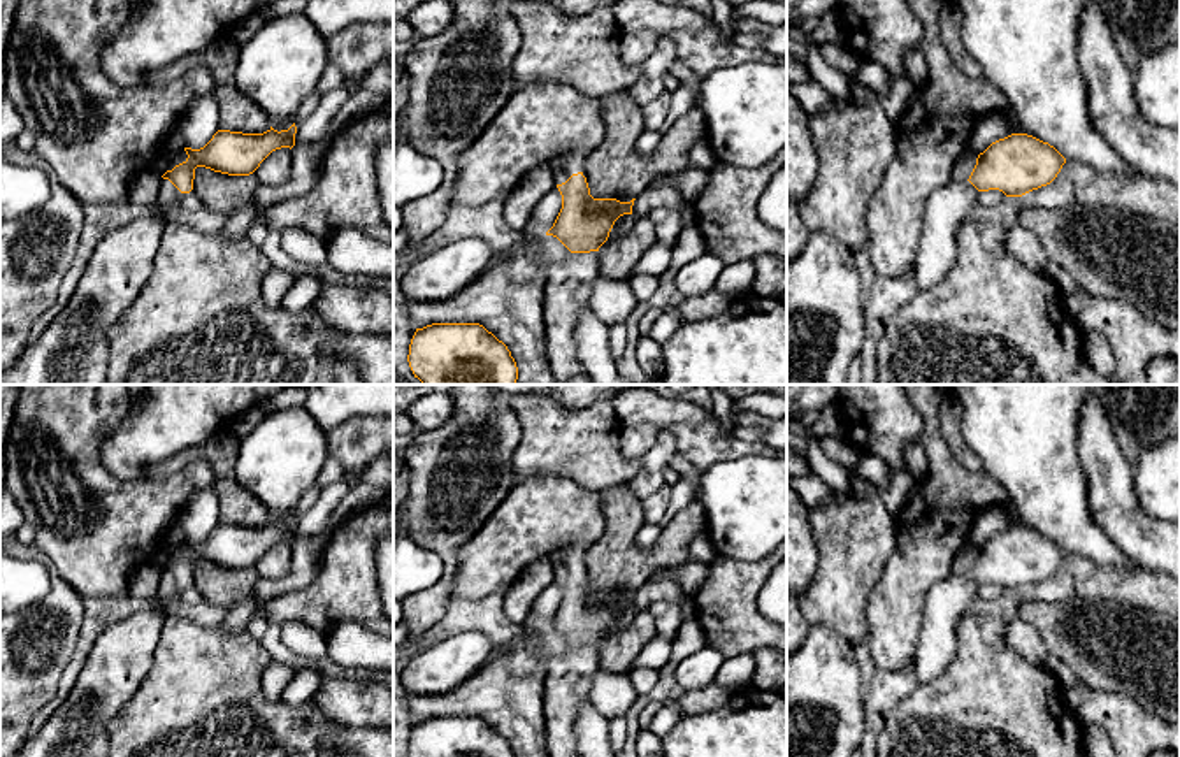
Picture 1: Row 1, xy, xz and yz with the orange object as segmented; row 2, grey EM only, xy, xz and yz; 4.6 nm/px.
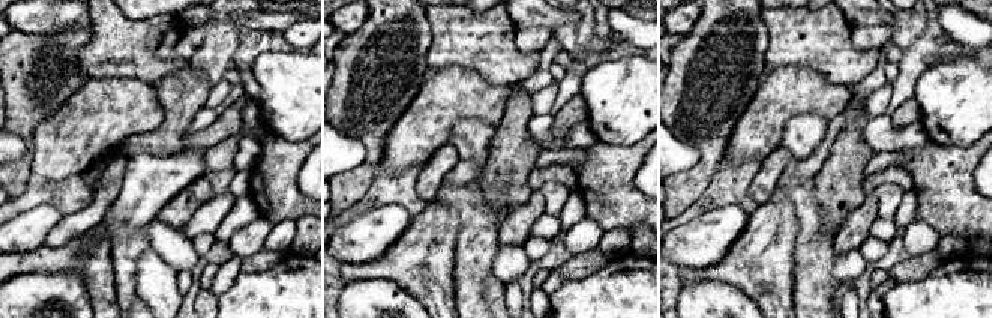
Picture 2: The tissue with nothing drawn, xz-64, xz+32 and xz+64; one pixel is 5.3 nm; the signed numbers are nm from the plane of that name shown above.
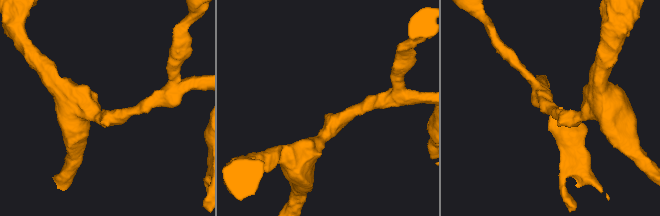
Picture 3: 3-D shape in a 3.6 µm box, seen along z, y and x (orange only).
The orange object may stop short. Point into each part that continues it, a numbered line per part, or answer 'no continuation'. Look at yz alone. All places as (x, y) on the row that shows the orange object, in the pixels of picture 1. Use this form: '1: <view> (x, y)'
1: yz (949, 206)

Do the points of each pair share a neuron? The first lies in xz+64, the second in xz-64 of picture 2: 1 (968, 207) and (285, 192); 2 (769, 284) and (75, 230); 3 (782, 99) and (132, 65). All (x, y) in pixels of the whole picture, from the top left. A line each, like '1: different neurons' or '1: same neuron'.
1: same neuron
2: different neurons
3: different neurons

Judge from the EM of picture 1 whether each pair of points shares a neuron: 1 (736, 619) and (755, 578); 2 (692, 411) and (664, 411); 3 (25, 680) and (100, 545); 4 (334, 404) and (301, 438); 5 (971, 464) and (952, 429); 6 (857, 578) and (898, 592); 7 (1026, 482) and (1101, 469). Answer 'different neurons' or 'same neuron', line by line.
1: same neuron
2: same neuron
3: different neurons
4: different neurons
5: same neuron
6: different neurons
7: different neurons

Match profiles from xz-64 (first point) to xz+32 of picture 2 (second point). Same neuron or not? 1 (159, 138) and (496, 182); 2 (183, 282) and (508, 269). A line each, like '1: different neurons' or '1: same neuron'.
1: same neuron
2: different neurons

